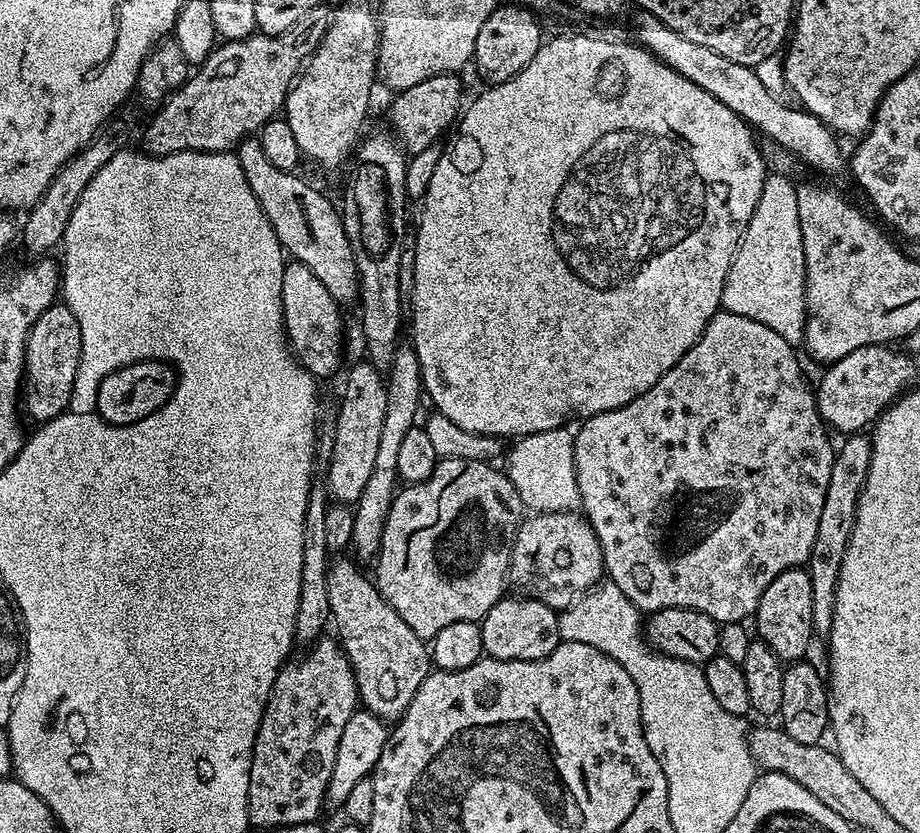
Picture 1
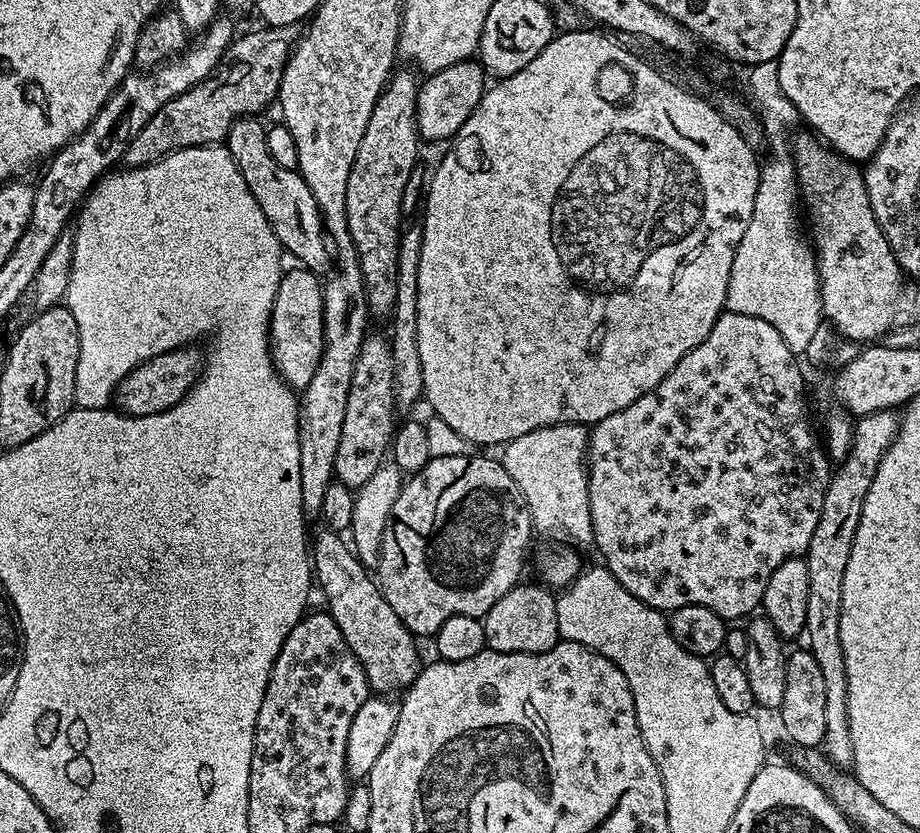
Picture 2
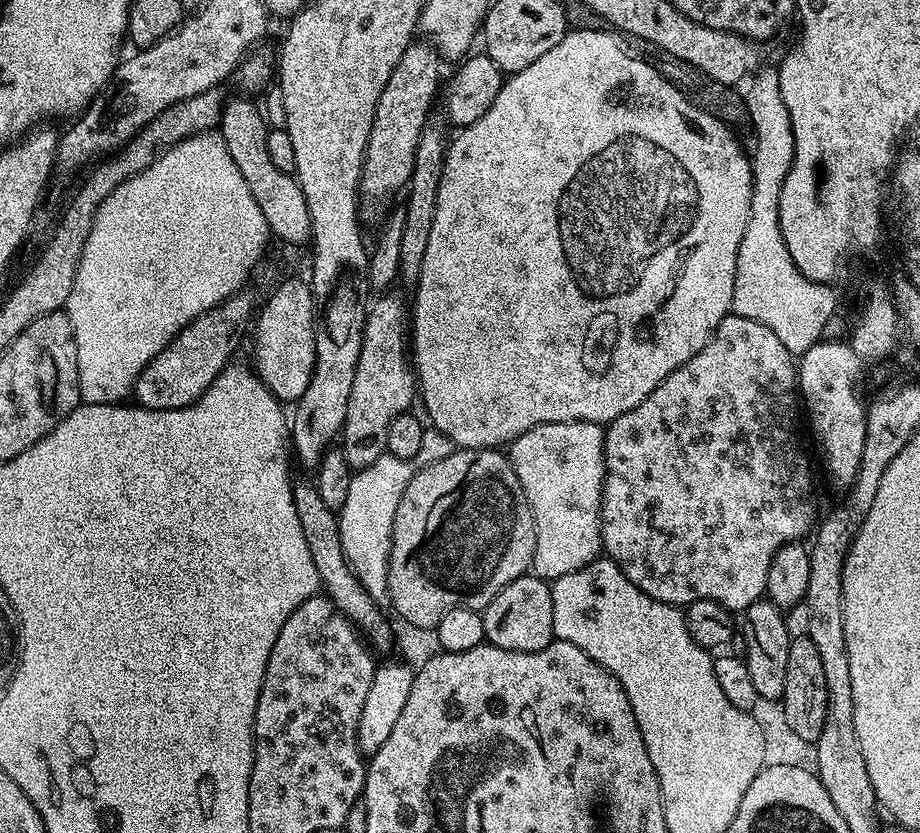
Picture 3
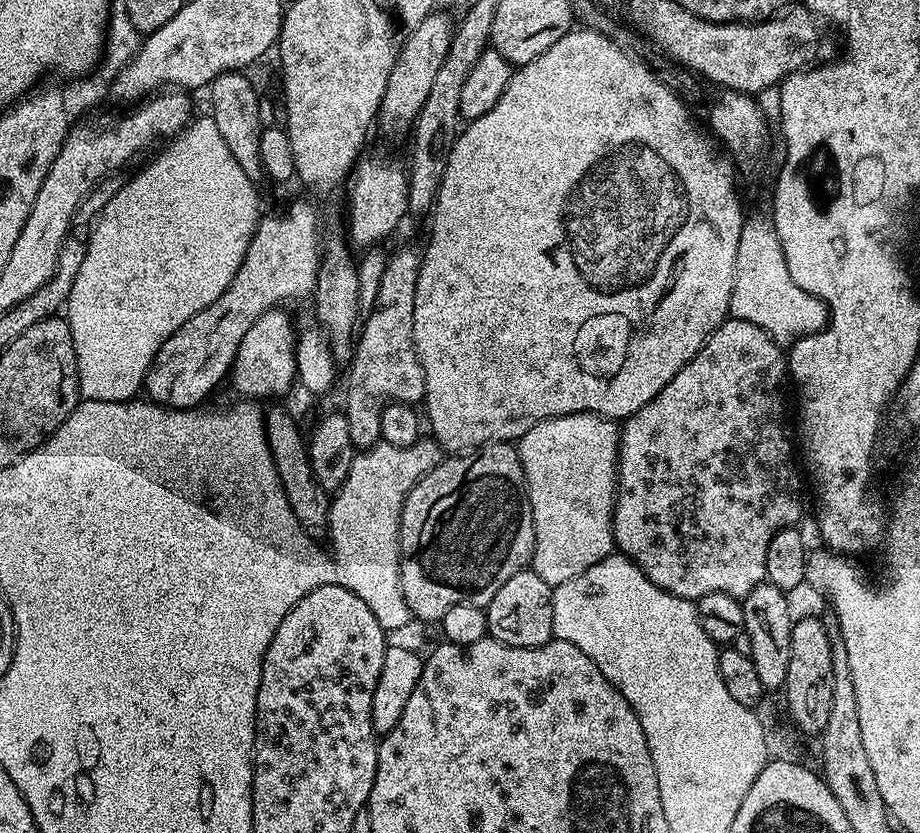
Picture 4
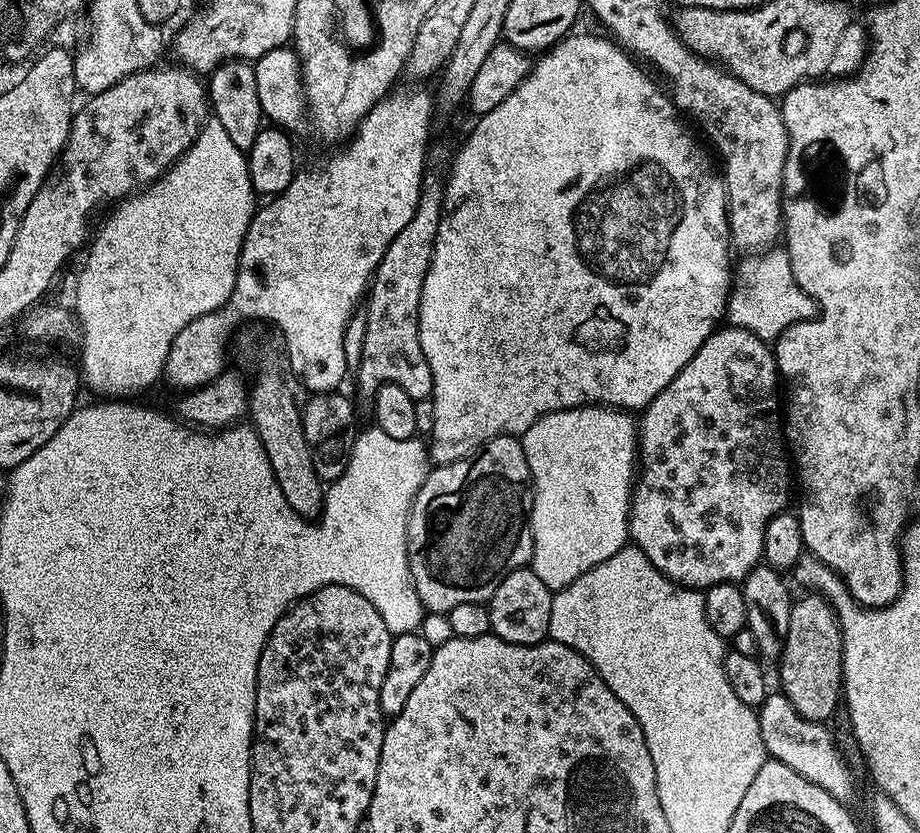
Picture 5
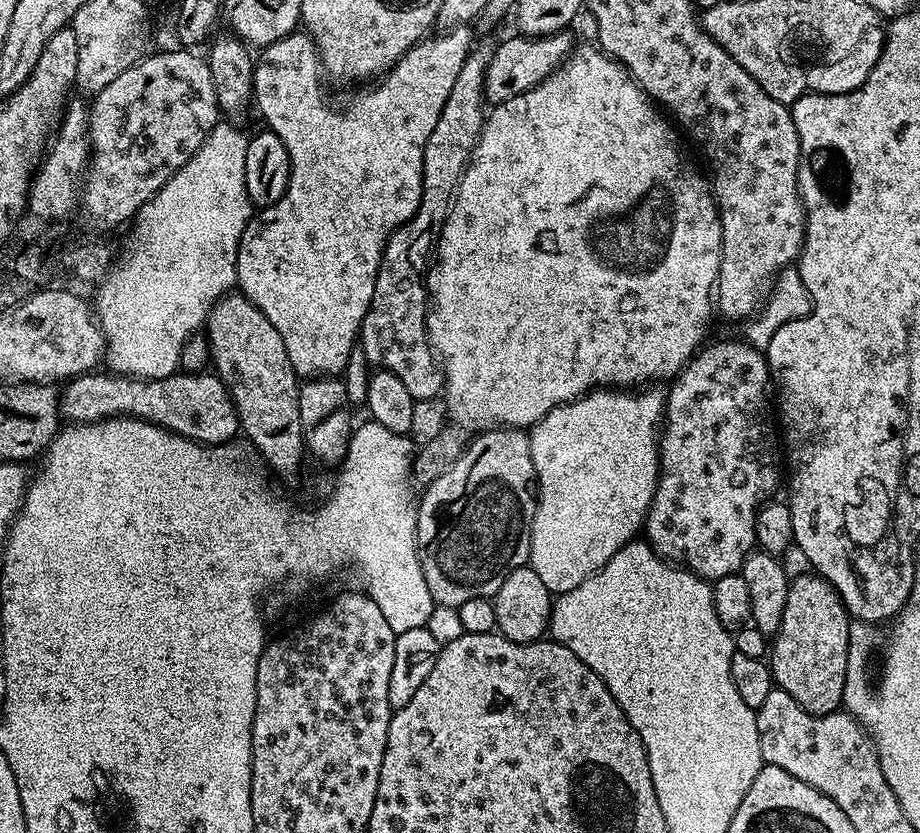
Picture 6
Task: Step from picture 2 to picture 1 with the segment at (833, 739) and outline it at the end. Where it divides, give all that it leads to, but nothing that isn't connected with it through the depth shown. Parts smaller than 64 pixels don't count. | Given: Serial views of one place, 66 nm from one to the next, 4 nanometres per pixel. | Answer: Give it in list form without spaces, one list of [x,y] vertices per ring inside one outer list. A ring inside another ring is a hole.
[[[852,434],[845,440],[848,441],[841,448],[839,445],[835,449],[836,457],[830,470],[830,486],[826,486],[826,502],[822,502],[822,515],[818,521],[818,534],[814,538],[814,550],[806,565],[810,574],[810,590],[814,597],[812,630],[820,638],[827,637],[832,629],[838,574],[842,570],[842,558],[854,530],[860,493],[864,490],[872,457],[872,441],[867,435]]]

